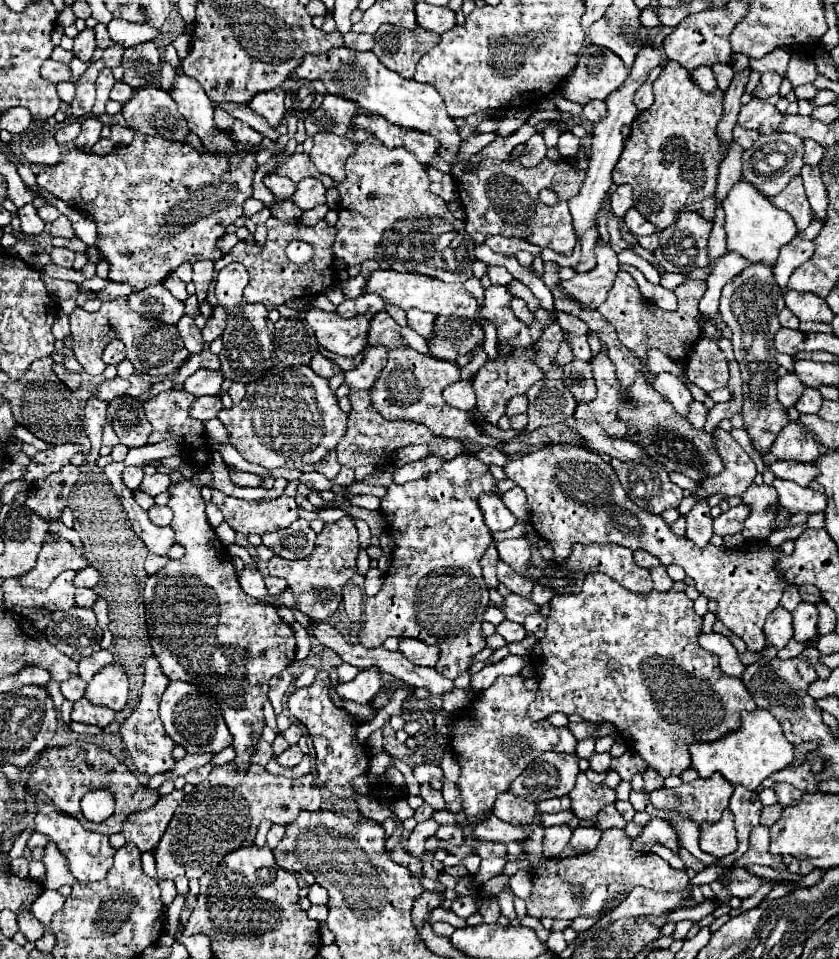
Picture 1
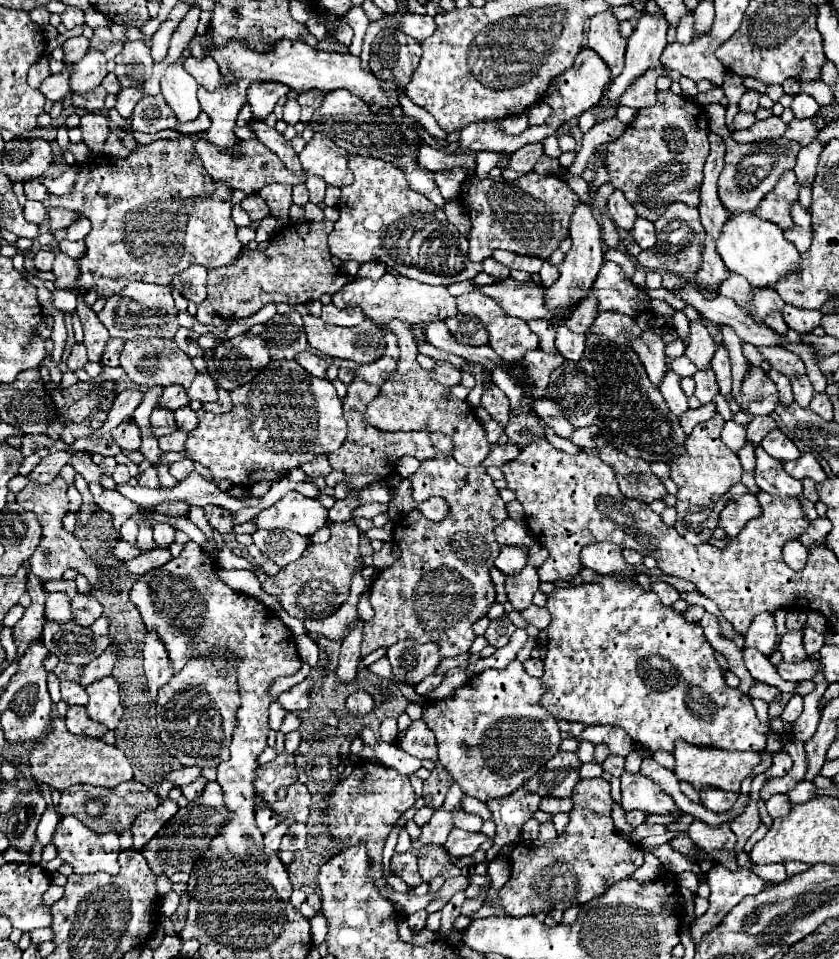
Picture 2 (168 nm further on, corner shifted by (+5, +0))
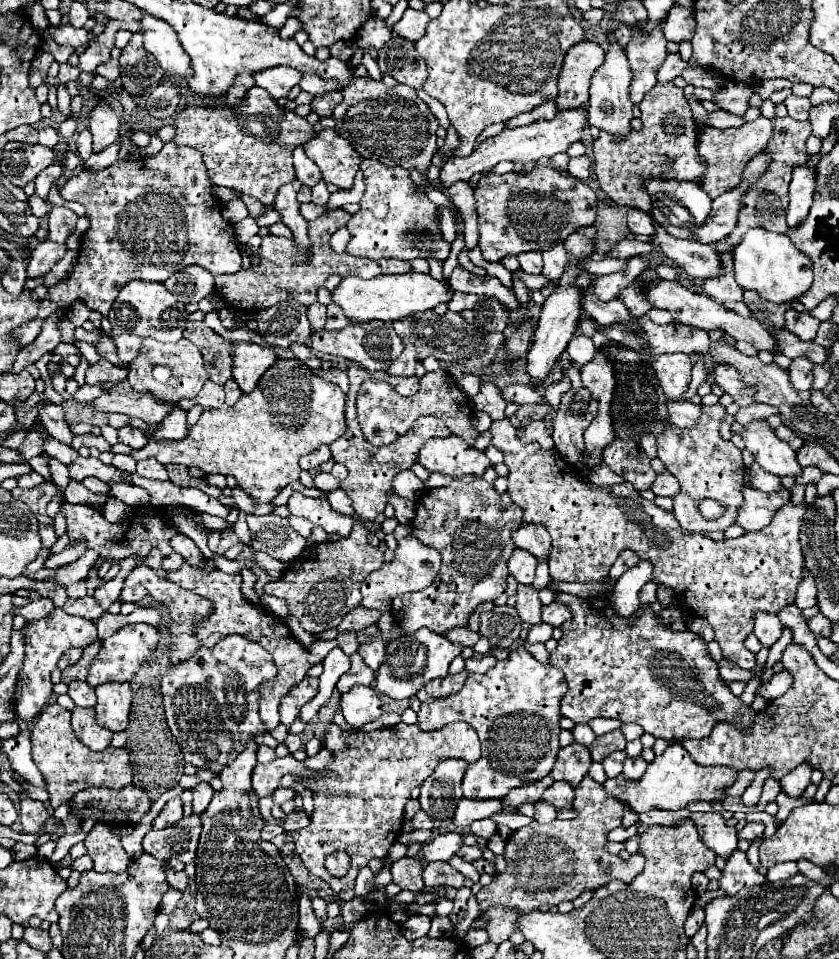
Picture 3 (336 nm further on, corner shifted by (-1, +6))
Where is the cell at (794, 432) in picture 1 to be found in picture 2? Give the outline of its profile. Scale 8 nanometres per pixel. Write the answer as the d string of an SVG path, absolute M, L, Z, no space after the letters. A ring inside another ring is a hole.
M779 428L771 430L771 432L761 440L761 446L763 446L763 450L765 450L769 456L773 456L773 458L777 458L777 460L781 460L781 462L797 460L797 458L801 456L801 452L799 452L799 448L793 444L793 440L789 440Z

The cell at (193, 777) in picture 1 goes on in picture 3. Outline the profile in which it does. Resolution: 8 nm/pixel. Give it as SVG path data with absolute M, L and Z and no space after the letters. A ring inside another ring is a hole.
M207 782L197 784L197 788L193 788L193 814L201 814L207 804L213 798L213 788Z

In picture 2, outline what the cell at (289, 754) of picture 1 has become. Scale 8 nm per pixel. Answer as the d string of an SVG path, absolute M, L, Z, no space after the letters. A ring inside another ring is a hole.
M281 752L273 762L259 768L255 780L255 792L261 794L267 802L273 802L277 798L279 788L287 788L295 782L297 782L295 756L289 752Z

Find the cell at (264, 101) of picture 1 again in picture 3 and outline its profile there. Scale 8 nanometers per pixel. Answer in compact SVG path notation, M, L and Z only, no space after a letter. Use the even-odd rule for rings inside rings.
M275 66L275 68L267 68L267 70L253 74L253 78L255 78L257 86L265 88L275 100L279 100L279 98L287 96L295 84L299 84L301 72L293 70L289 66Z

